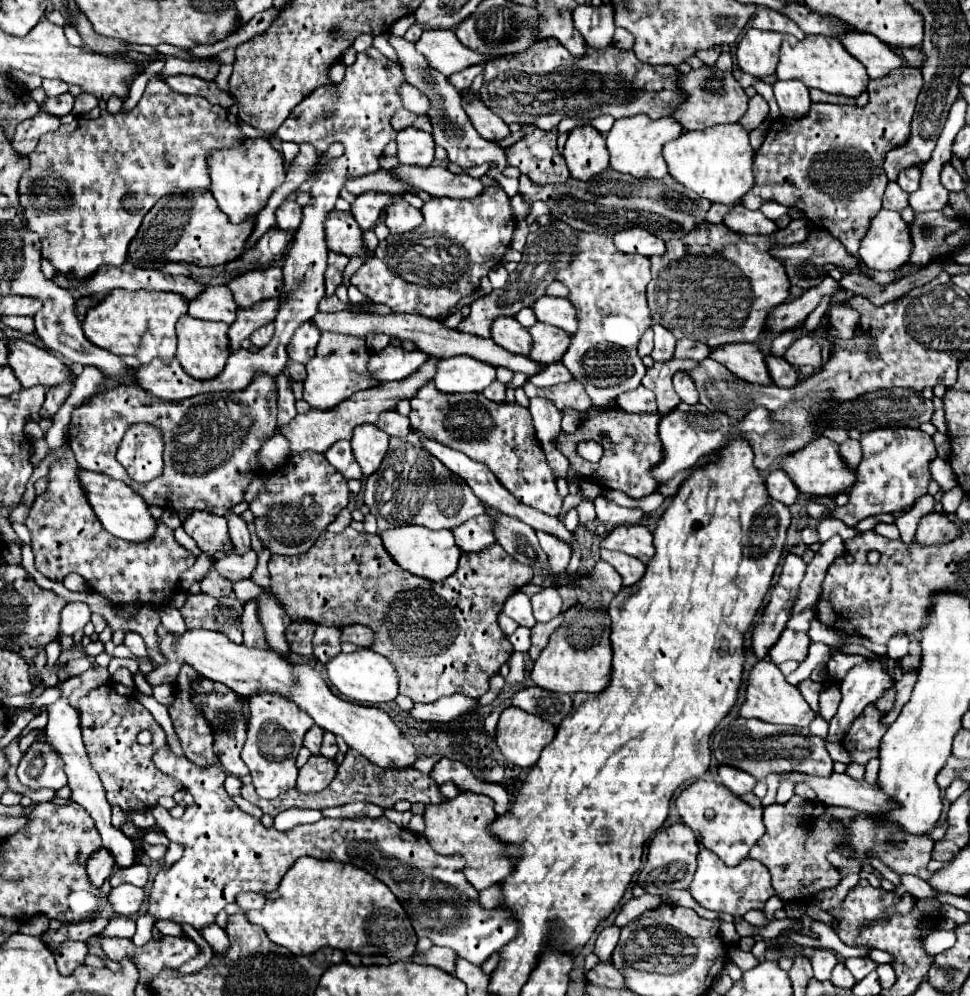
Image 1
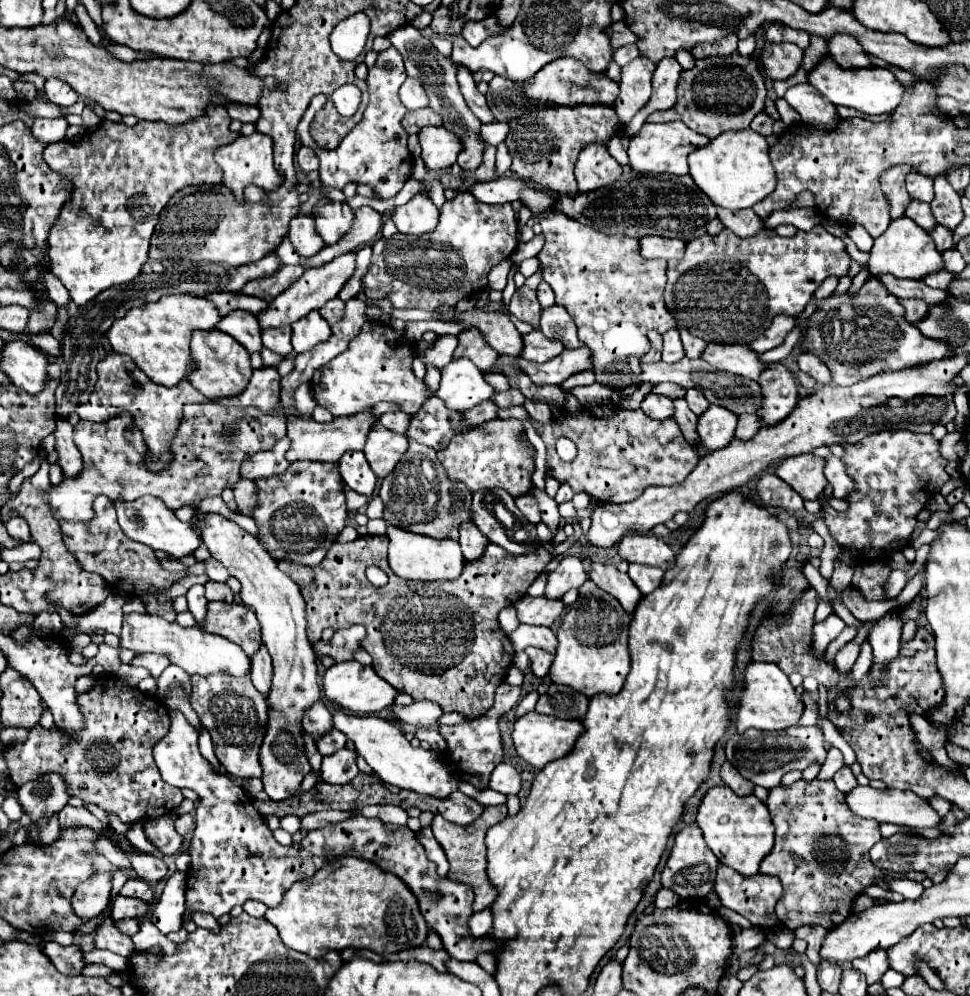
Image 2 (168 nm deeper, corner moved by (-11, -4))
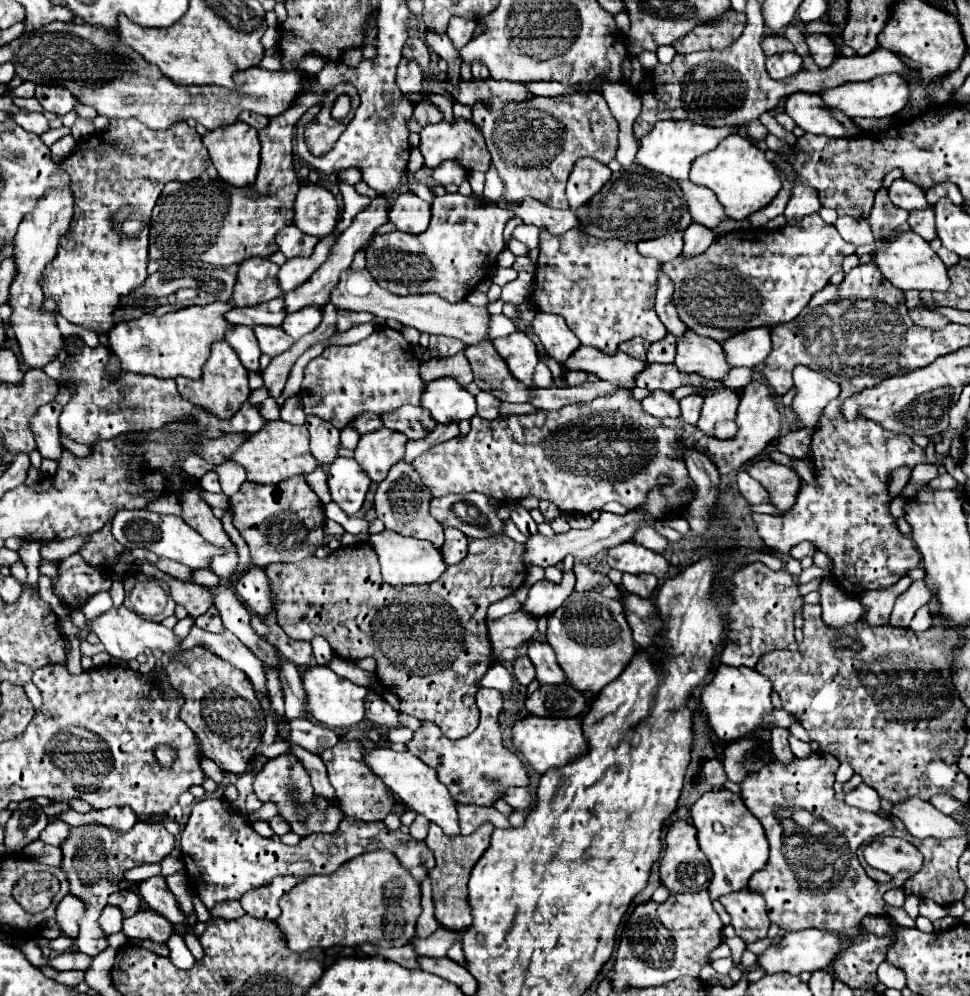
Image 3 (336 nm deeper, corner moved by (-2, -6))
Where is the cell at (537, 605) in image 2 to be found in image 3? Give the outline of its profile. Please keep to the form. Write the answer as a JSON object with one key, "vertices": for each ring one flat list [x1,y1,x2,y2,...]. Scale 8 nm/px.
{"vertices":[[524,611,510,613,506,617,488,621,488,635,492,639,494,651,500,655,506,647,522,647,536,633,536,619,528,619]]}

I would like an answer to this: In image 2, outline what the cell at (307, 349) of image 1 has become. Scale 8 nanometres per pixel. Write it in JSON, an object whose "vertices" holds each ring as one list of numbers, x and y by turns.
{"vertices":[[309,313,301,321,291,325,293,329,293,351,307,353,315,345,327,341,331,337,331,327,319,313]]}

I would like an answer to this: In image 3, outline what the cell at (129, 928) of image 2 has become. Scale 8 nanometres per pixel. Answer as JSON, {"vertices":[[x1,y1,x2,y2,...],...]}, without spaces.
{"vertices":[[148,909,124,919,122,931,130,939,150,939,154,943,166,943,174,933,174,927,162,915,156,915,156,911]]}

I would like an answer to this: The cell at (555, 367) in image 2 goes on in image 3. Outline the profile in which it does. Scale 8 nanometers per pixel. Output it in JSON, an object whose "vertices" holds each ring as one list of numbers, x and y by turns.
{"vertices":[[578,347,576,355,568,359,566,369,568,371,592,371,602,381,608,381,622,389,634,389,636,377,648,367,648,361,634,359,622,351,616,351,614,355,604,353,596,347]]}

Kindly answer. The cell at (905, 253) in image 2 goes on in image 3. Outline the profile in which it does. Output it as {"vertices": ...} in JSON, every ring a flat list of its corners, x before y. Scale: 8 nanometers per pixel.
{"vertices":[[898,231,896,237,884,239,882,243,876,243,876,257,874,261,878,263,882,275,902,291,946,291,950,287,950,277,946,271,946,265,940,261,940,257,932,251,928,241,924,241,920,235,914,231]]}

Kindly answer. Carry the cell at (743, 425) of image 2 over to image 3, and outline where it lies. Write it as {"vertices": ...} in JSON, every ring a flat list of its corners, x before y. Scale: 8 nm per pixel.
{"vertices":[[722,421,722,423,716,423,714,427,714,437,716,439,732,439,732,435,736,435,738,427,734,421]]}

